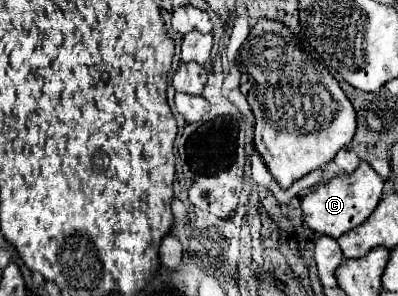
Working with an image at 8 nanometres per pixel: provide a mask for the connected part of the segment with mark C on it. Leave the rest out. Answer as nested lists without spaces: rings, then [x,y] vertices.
[[[360,162],[360,166],[352,174],[332,178],[320,184],[312,194],[302,198],[304,220],[316,234],[340,238],[348,230],[360,226],[374,212],[382,198],[382,184],[382,178],[372,170],[372,166],[368,162]]]

